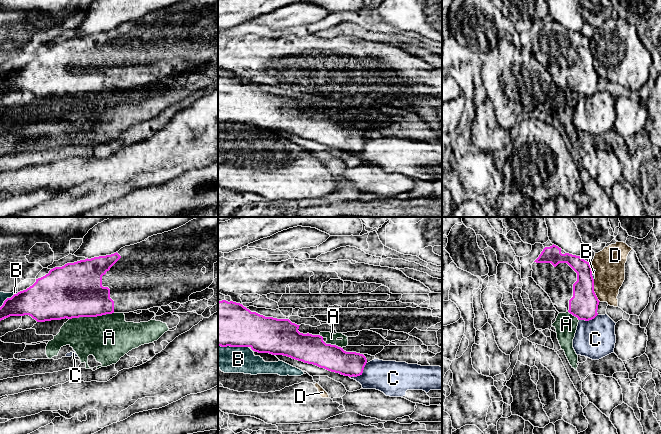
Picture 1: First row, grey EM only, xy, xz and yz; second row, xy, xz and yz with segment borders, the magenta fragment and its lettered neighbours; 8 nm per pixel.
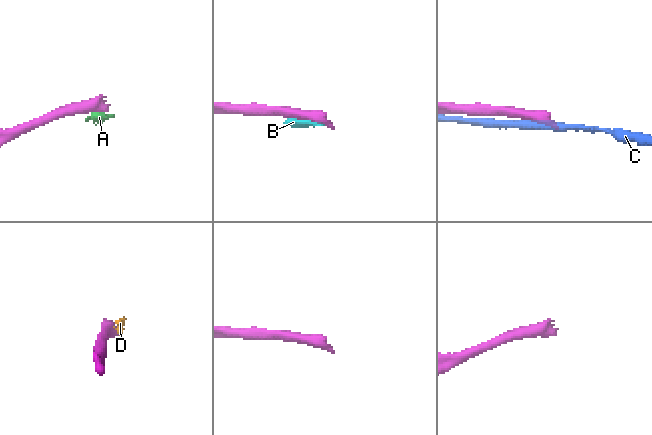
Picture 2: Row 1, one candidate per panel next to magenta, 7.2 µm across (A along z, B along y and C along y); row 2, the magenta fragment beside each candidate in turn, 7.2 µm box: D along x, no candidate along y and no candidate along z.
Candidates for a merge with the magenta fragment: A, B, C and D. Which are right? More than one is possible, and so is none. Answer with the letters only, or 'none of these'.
none of these

